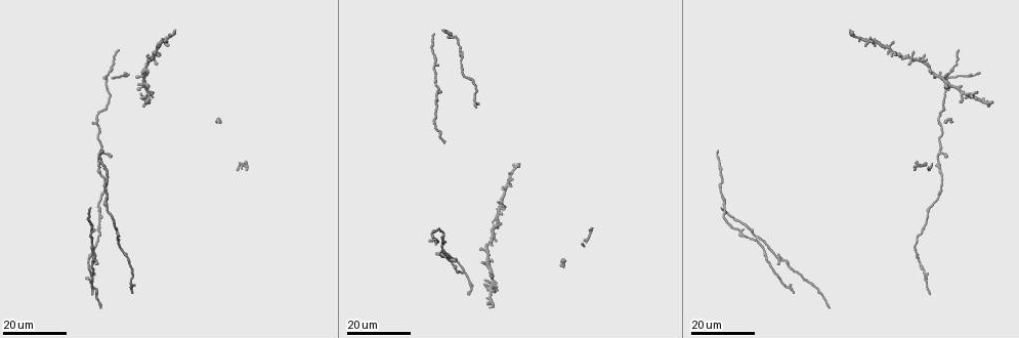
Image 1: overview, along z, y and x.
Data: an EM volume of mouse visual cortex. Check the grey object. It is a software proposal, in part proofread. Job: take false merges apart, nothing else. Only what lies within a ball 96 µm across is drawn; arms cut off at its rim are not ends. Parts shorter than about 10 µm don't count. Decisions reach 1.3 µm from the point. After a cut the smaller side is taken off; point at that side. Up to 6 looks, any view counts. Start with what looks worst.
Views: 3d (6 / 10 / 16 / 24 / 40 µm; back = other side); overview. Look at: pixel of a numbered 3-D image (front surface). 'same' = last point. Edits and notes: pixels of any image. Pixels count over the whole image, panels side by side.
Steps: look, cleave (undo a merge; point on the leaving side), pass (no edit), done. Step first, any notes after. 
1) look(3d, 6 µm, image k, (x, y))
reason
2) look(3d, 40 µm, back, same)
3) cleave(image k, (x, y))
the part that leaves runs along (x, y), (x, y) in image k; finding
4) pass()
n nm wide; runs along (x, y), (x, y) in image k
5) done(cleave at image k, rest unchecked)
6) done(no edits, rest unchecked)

look(3d, 24 µm, image 1, (950, 87))

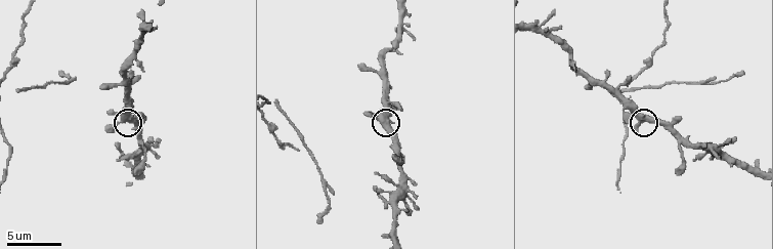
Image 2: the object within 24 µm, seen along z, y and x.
look(3d, 10 µm, image 2, (386, 119))

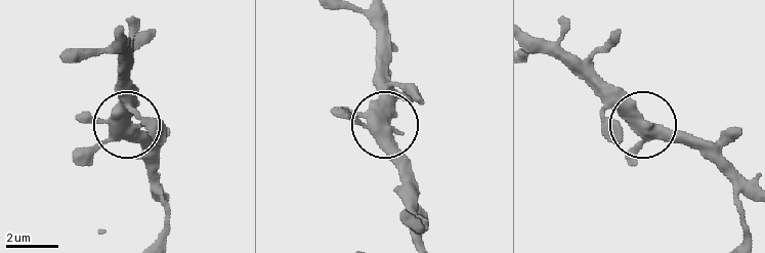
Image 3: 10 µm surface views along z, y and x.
pass()
all the same neuron

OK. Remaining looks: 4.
look(3d, 24 µm, image 1, (99, 215))
three-way junction

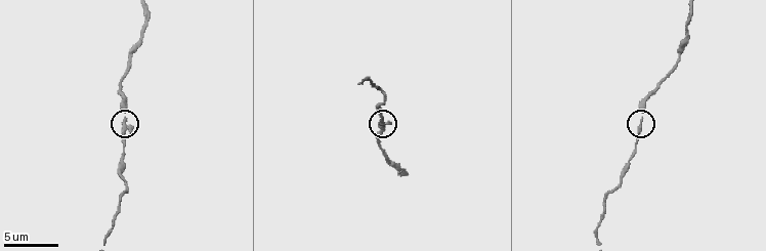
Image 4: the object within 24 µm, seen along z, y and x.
look(3d, 6 µm, image 4, (123, 120))

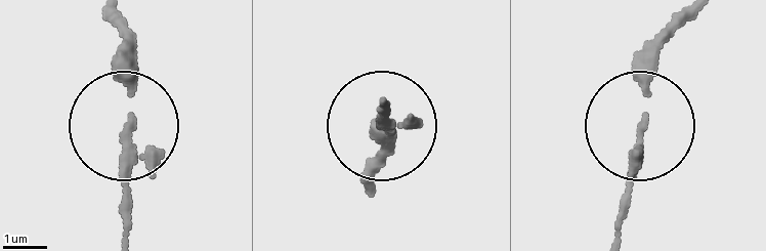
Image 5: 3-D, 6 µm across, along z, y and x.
look(3d, 6 µm, back, image 5, (127, 123))

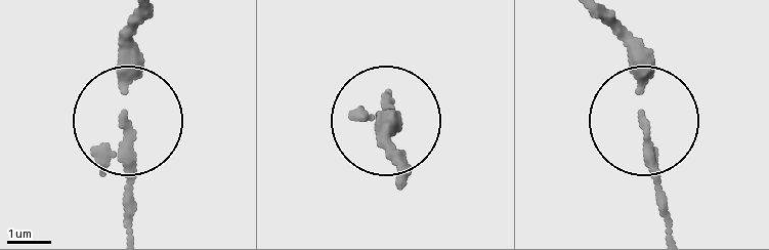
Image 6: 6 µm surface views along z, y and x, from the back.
pass()
3 arms; runs along (127, 222), (127, 39) in image 6; one neuron here

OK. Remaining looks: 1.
look(3d, 10 µm, image 4, (678, 59))
calibre changes

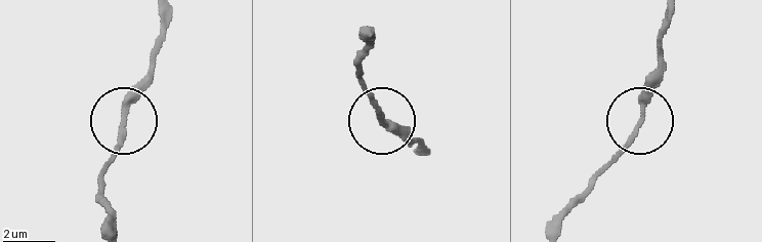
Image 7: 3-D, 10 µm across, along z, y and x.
pass()
runs along (552, 233), (558, 213), (640, 121), (658, 50) in image 7; one neuron here

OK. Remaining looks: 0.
done(no edits, rest unchecked)

